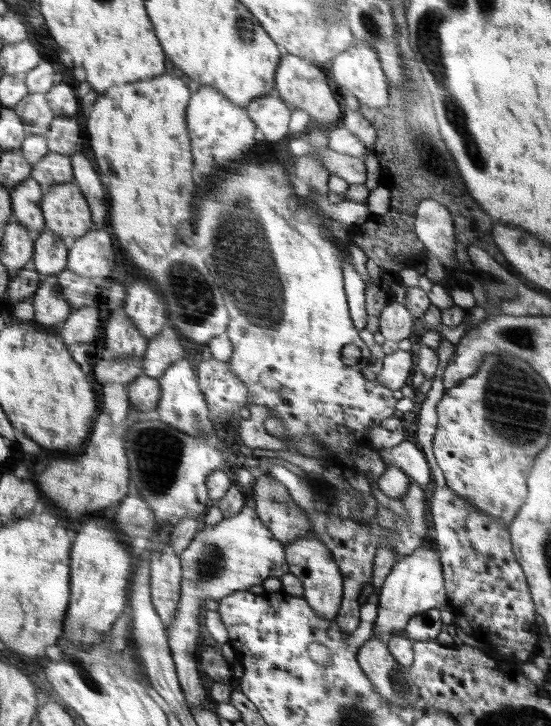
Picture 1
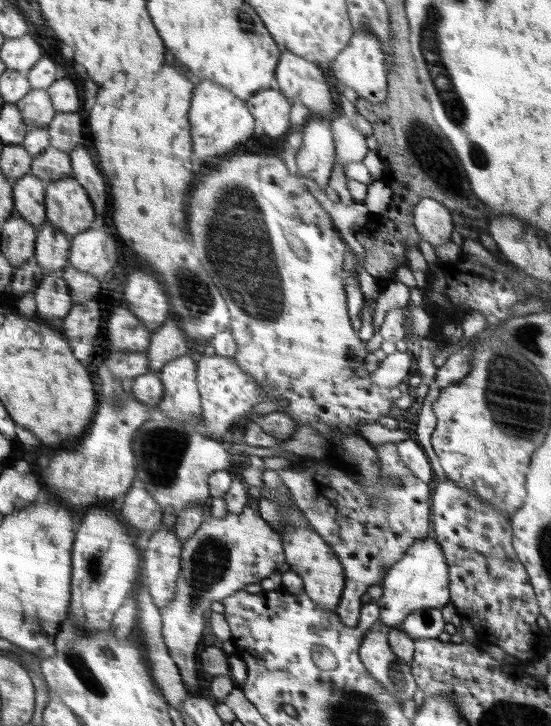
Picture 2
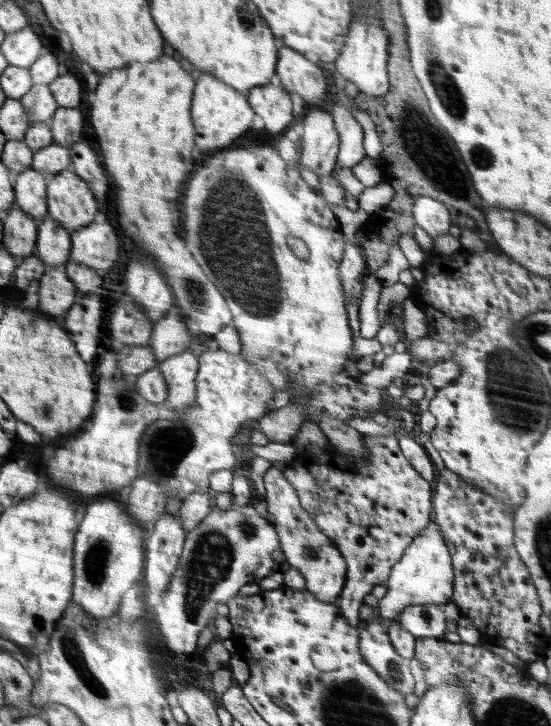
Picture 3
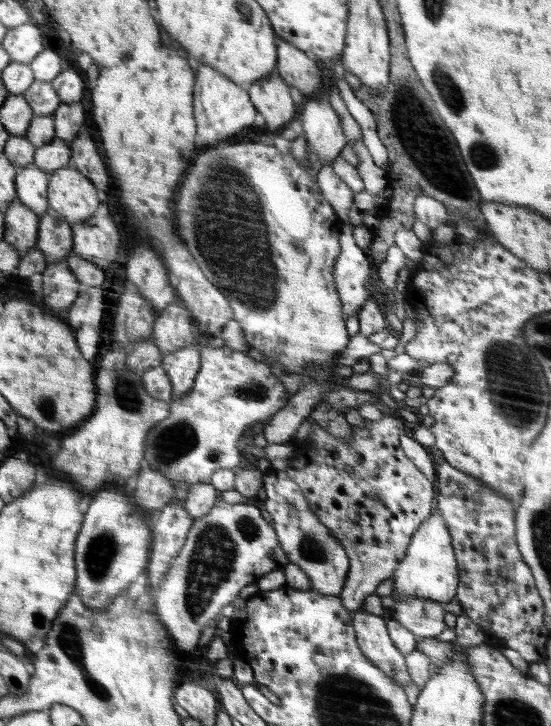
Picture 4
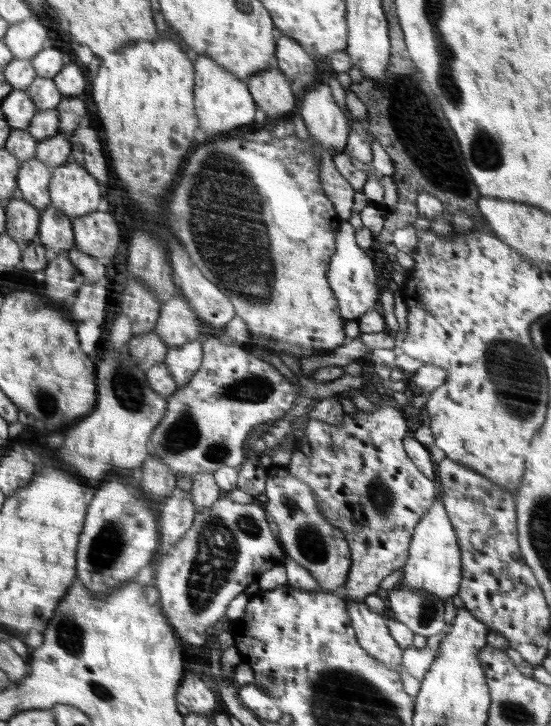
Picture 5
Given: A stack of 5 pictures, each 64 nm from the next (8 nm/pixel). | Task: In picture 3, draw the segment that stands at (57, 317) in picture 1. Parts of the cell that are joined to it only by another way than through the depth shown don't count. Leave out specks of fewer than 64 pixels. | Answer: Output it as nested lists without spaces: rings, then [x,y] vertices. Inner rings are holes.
[[[61,264],[50,270],[40,280],[39,296],[41,304],[38,310],[50,317],[66,314],[80,296],[76,283],[68,274],[67,264]]]

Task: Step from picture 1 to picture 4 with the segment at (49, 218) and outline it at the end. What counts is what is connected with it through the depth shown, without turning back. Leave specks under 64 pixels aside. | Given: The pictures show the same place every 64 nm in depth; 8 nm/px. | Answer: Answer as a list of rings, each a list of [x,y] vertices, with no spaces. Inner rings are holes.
[[[74,166],[52,174],[49,196],[53,209],[72,226],[90,221],[100,206],[96,187]]]

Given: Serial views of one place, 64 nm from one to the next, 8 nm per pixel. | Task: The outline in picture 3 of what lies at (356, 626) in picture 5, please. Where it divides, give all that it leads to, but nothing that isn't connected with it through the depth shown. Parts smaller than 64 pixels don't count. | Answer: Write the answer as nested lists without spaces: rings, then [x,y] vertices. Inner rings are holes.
[[[361,620],[357,626],[360,632],[360,650],[365,662],[380,678],[384,678],[390,687],[406,696],[414,690],[414,677],[410,670],[409,660],[402,658],[384,634],[382,620]]]

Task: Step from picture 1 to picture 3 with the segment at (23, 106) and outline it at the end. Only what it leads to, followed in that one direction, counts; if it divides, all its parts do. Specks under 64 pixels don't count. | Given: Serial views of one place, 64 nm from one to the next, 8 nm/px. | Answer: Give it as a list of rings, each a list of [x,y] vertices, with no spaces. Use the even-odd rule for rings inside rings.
[[[35,84],[21,101],[30,117],[31,126],[37,122],[53,120],[57,110],[61,107],[50,84]]]

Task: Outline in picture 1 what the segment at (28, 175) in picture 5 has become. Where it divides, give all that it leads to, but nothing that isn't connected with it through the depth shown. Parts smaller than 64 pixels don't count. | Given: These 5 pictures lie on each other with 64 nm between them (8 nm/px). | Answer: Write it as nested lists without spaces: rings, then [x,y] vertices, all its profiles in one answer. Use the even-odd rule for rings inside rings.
[[[32,177],[14,191],[14,220],[30,229],[34,241],[38,241],[47,228],[44,191],[42,184]]]

